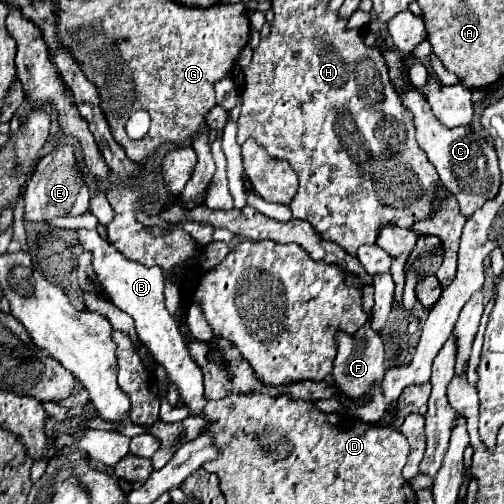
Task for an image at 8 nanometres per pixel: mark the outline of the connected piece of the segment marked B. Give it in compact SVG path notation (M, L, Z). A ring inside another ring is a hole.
M76 229L76 235L78 235L82 249L92 255L92 259L90 259L92 269L94 269L100 285L112 299L112 303L134 319L138 339L148 347L152 357L166 369L170 383L174 383L178 387L180 397L184 397L184 401L188 401L188 409L192 411L192 415L200 415L204 409L204 403L206 403L202 371L190 357L190 353L184 345L184 337L178 329L178 323L174 317L170 317L170 313L164 305L164 273L162 273L162 269L160 267L144 267L136 261L122 257L122 253L118 253L106 239L102 239L98 235L98 231Z

